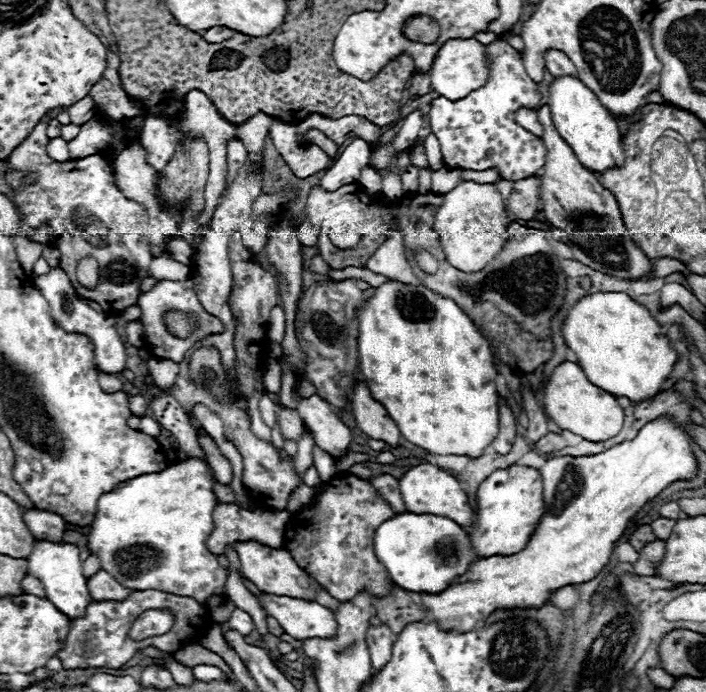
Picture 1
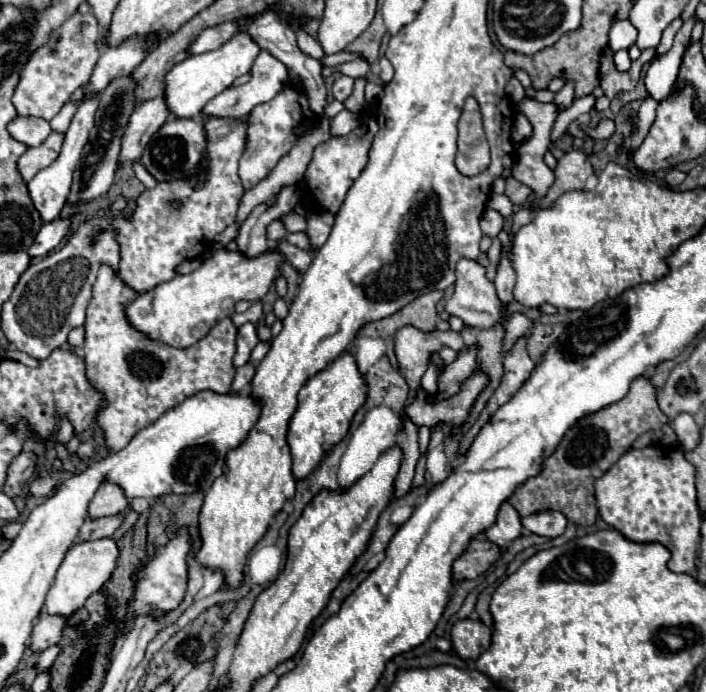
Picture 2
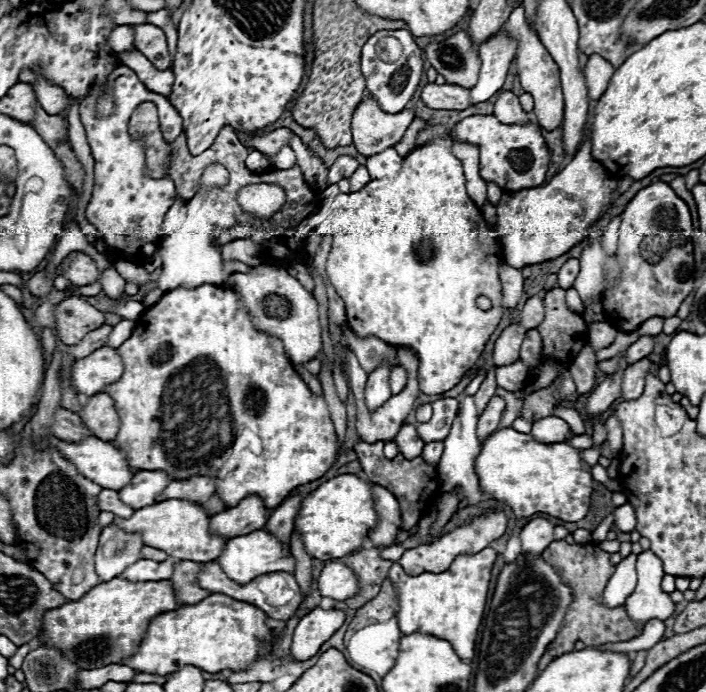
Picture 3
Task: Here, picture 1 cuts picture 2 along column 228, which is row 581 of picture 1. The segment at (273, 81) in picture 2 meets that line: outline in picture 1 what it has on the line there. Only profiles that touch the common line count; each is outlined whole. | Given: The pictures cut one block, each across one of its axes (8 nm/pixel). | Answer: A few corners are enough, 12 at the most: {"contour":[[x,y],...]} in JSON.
{"contour":[[106,570],[88,578],[94,600],[124,600],[134,590],[118,584]]}

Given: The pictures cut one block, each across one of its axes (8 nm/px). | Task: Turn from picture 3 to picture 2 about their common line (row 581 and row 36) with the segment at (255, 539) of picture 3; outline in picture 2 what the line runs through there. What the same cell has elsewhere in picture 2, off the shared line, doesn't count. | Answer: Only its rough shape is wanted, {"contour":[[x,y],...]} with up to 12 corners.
{"contour":[[246,30],[218,50],[190,56],[166,76],[176,118],[192,118],[208,100],[250,72],[260,46]]}

